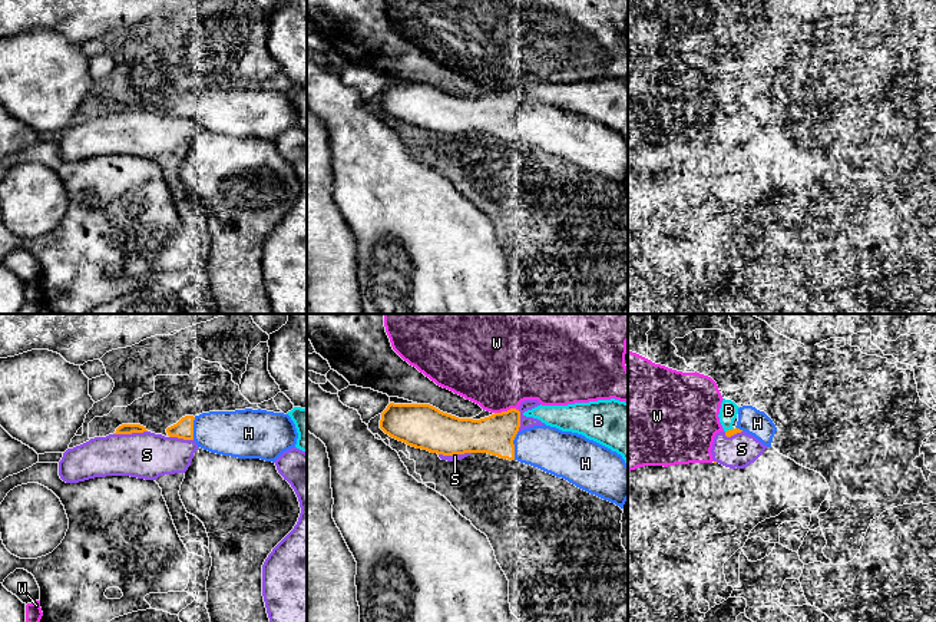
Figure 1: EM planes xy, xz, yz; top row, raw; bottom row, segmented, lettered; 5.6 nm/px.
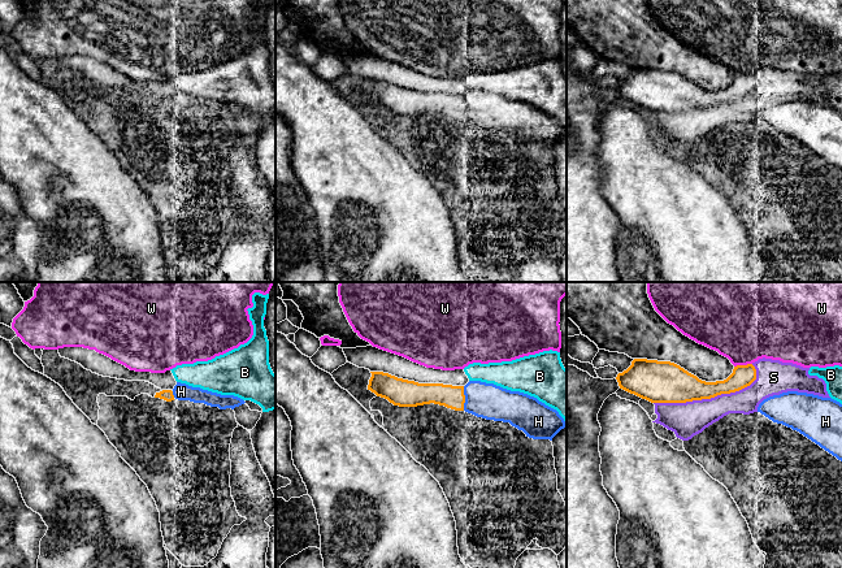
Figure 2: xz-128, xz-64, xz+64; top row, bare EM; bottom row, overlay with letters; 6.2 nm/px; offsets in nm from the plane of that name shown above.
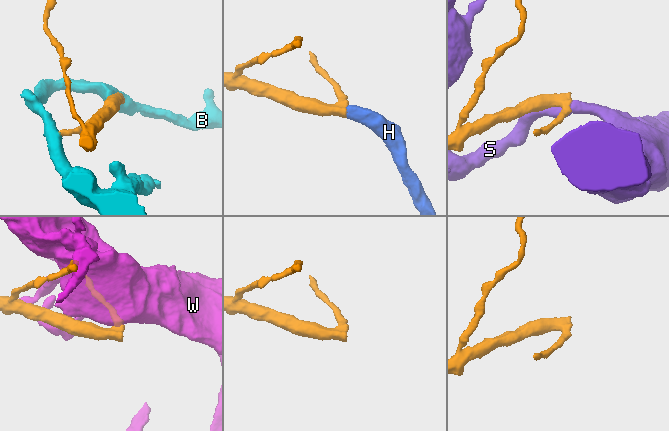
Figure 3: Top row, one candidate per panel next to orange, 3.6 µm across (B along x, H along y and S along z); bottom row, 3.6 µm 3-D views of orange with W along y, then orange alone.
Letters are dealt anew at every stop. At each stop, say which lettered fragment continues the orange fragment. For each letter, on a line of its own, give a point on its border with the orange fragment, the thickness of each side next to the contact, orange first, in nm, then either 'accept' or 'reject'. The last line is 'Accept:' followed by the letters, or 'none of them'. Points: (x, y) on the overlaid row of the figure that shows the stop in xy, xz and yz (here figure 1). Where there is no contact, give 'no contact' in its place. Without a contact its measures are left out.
B: meets orange in yz at (728, 430); 40 nm thick on the orange side, 100 nm on the other; reject
H: meets orange in xz at (513, 446); 220 nm thick on the orange side, 260 nm on the other; accept
S: meets orange in xy at (129, 433); 60 nm thick on the orange side, 260 nm on the other; reject
W: meets orange in xz at (506, 412); 220 nm thick on the orange side, 460 nm on the other; reject
Accept: H

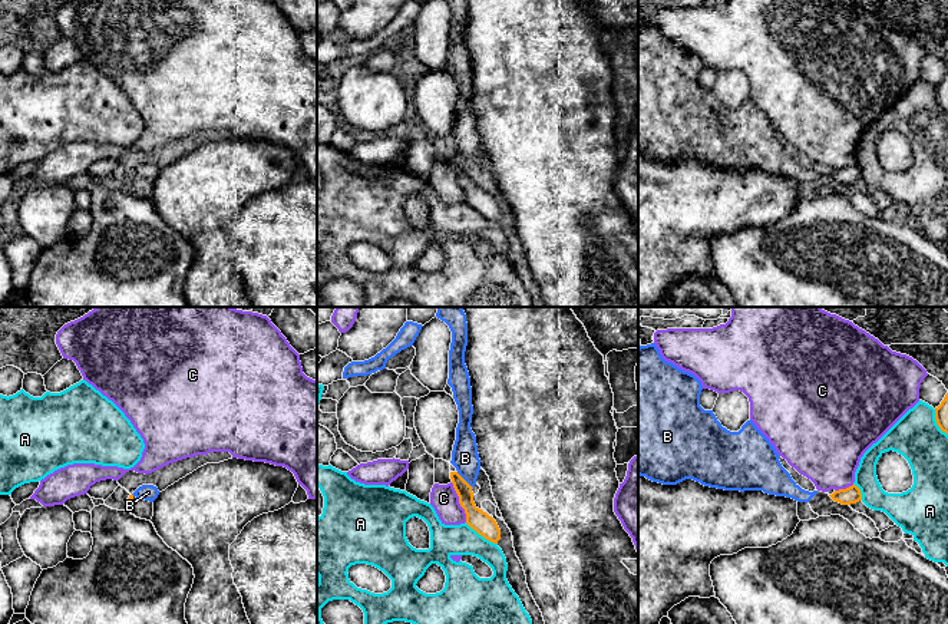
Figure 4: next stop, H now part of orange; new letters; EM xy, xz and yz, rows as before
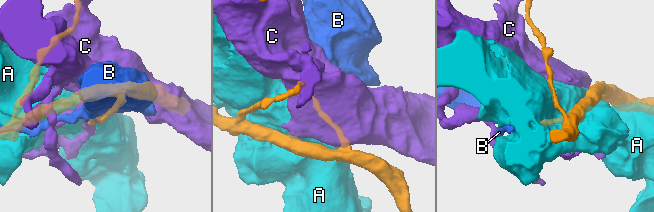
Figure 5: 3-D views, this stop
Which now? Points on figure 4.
A: meets orange in xz at (481, 534); 120 nm thick on the orange side, 180 nm on the other; reject
B: meets orange in xz at (463, 479); 120 nm thick on the orange side, 160 nm on the other; reject
C: meets orange in xz at (459, 502); 120 nm thick on the orange side, 160 nm on the other; reject
Accept: none of them

